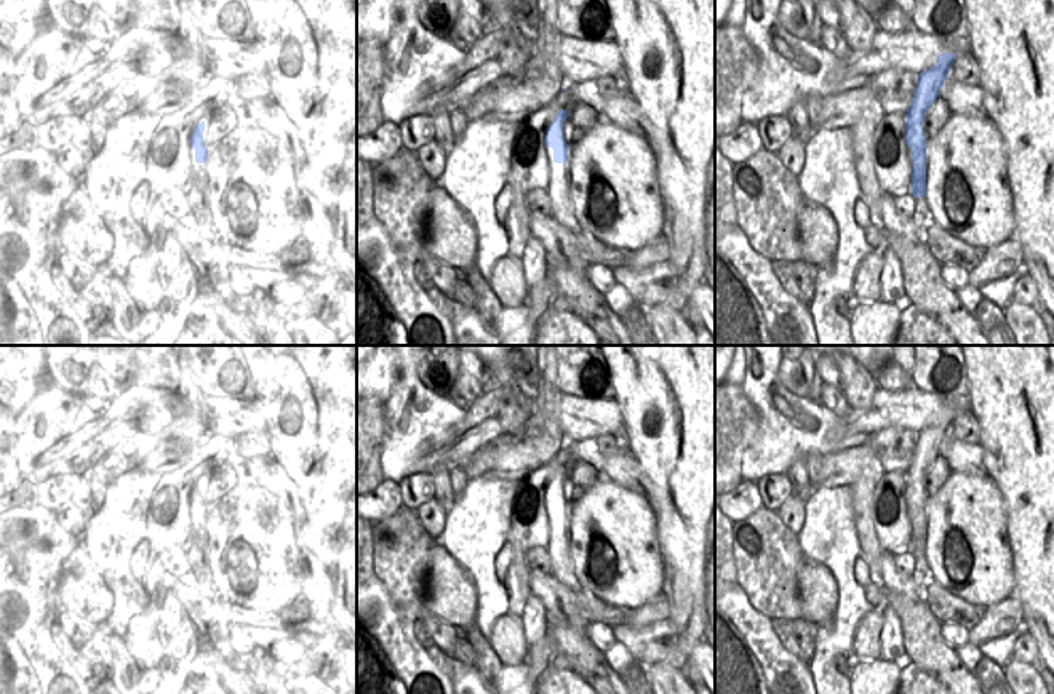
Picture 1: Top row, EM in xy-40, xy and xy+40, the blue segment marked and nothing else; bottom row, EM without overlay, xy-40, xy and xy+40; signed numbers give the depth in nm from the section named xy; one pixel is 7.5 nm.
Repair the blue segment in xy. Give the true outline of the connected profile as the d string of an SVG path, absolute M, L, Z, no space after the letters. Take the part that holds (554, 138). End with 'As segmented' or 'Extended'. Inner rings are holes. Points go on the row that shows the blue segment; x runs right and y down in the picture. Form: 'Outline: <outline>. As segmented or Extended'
Outline: M568 109L560 110L553 122L547 128L544 142L547 146L547 160L549 160L549 185L547 195L550 197L550 216L565 229L574 230L574 211L573 203L568 195L568 181L566 181L566 160L568 149L563 138L563 122L568 118Z. Extended.

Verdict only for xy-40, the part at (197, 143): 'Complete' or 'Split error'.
Split error.

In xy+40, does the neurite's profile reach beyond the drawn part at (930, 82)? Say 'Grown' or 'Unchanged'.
Grown.

